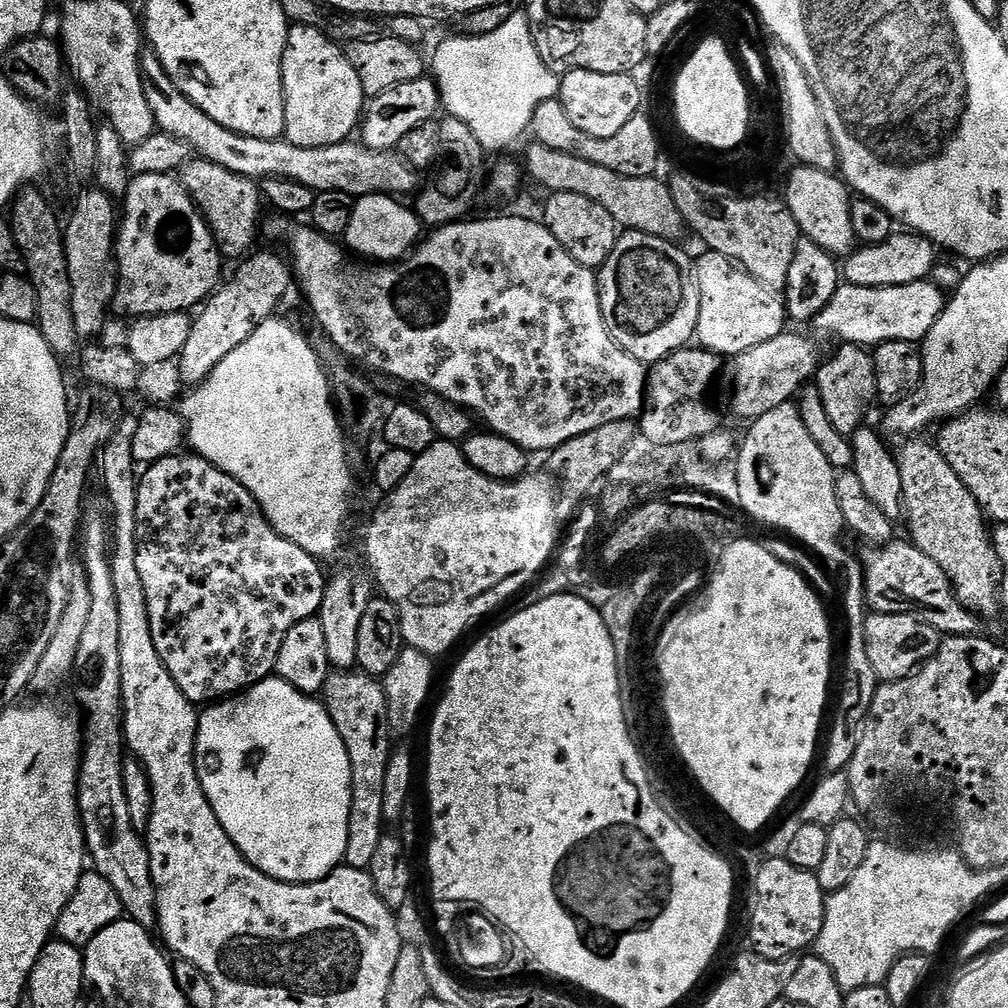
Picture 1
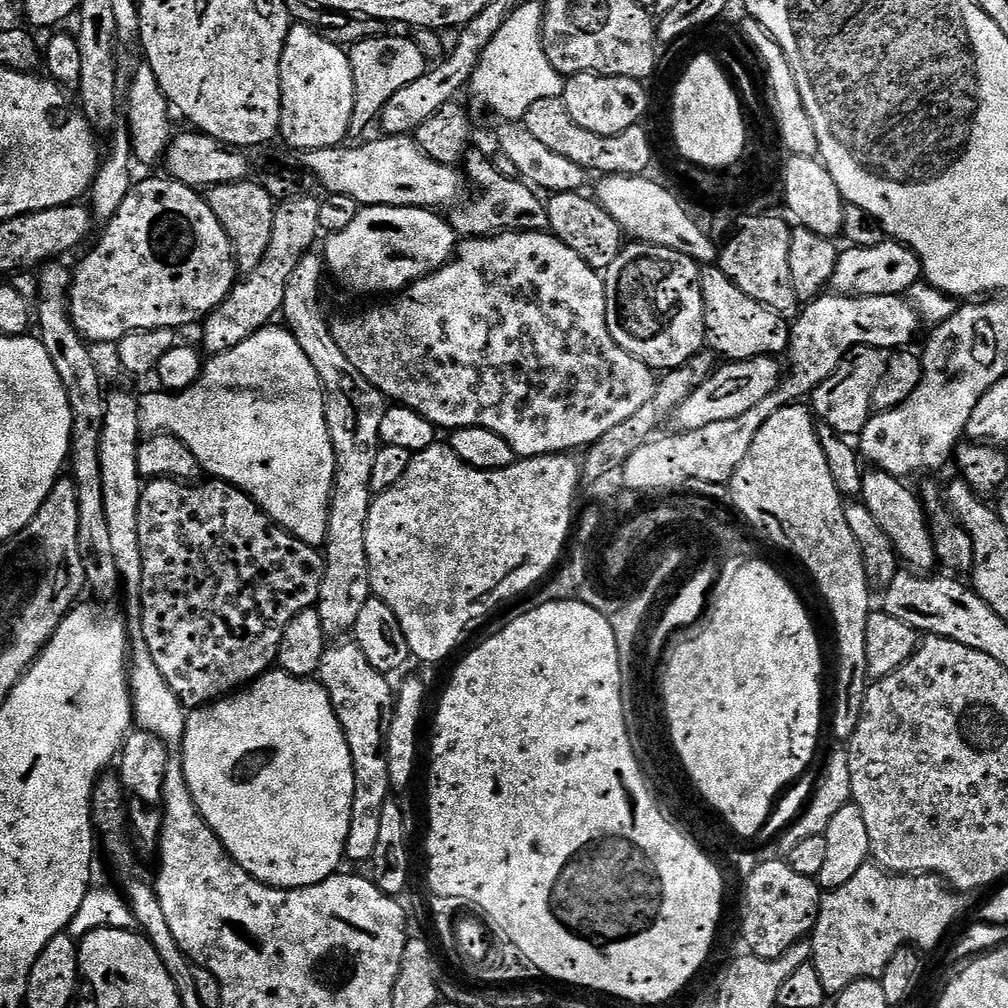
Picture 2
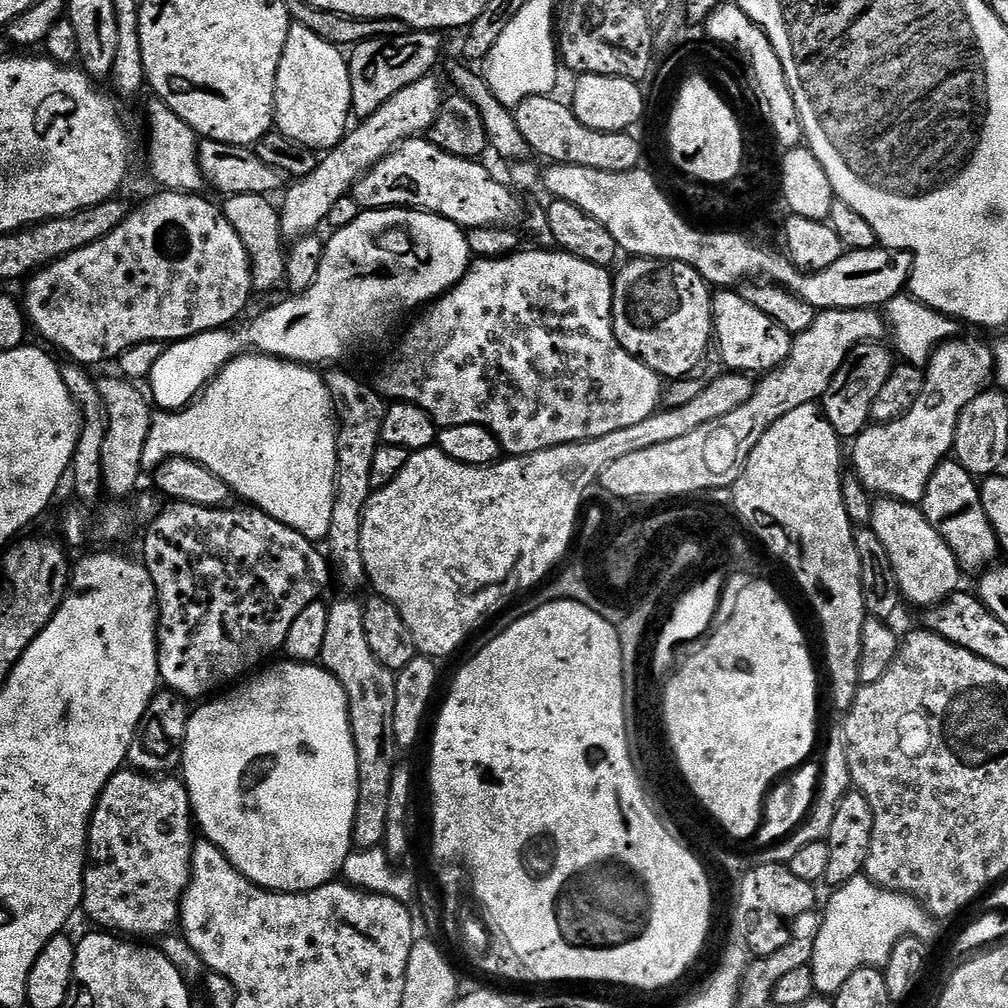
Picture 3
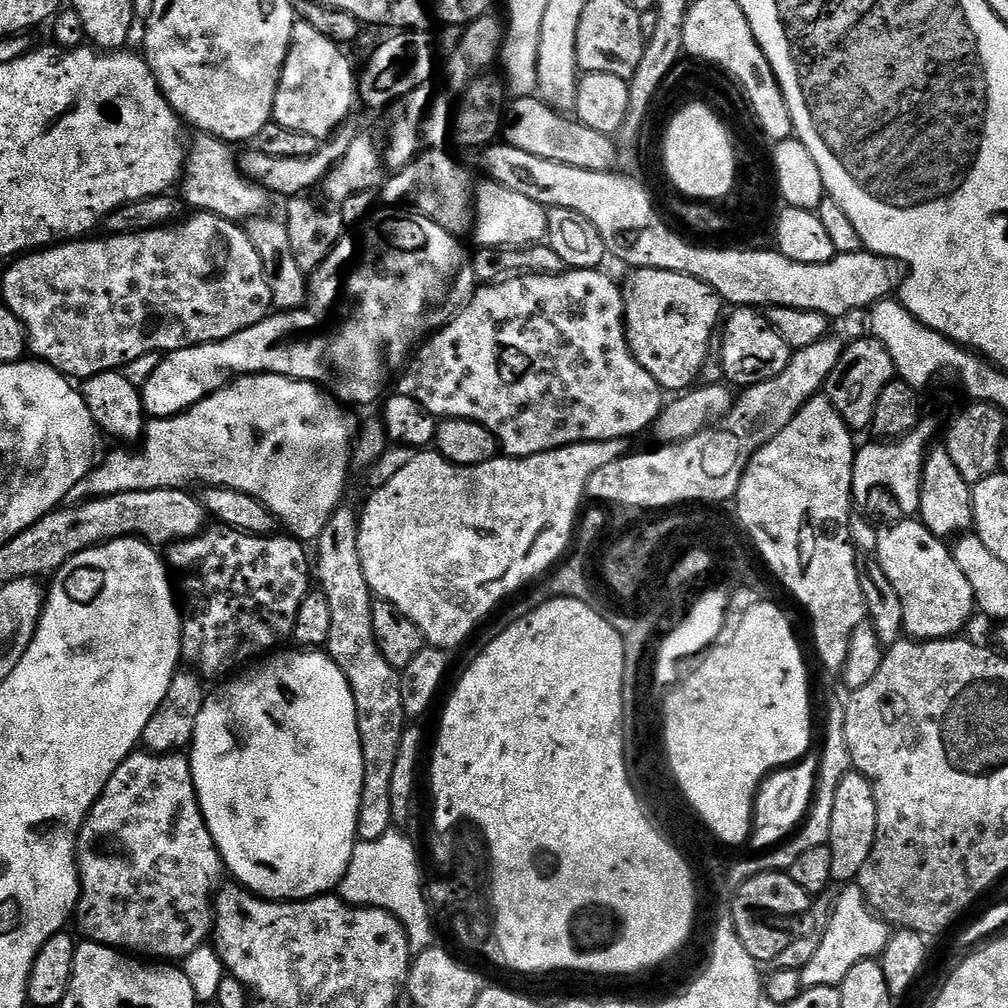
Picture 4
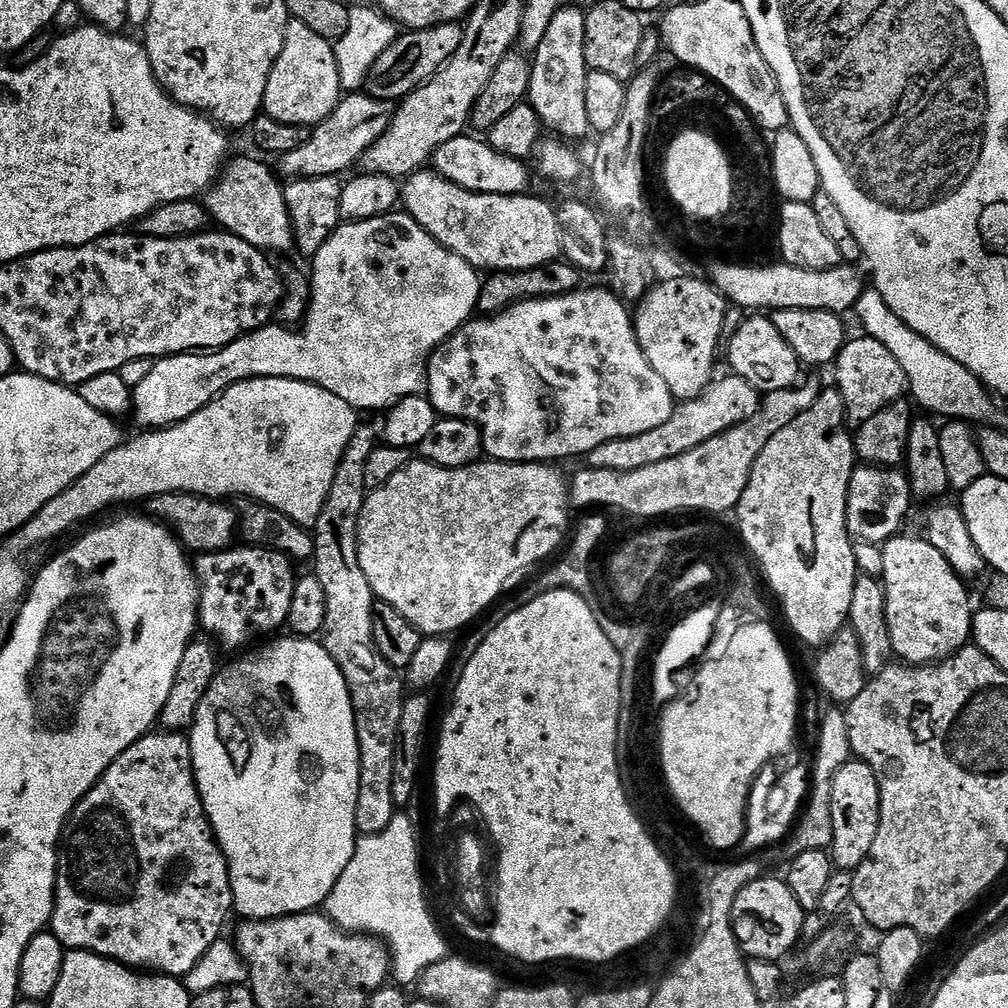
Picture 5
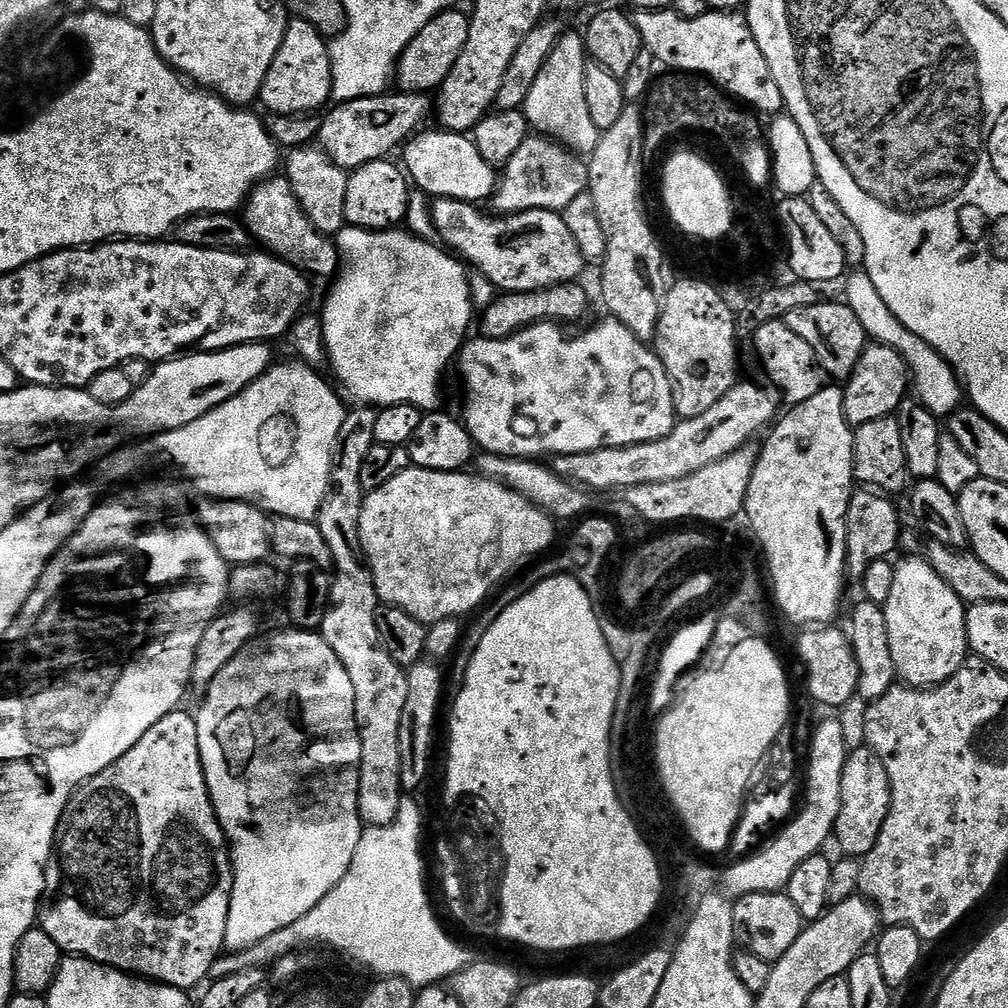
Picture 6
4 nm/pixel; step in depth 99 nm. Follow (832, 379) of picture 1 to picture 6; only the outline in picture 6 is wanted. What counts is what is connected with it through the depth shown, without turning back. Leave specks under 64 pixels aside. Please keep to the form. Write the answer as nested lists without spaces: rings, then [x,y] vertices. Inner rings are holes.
[[[869,343],[852,368],[852,375],[843,385],[844,416],[853,426],[891,416],[905,403],[904,391],[907,388],[909,391],[910,373],[904,359],[885,344]]]

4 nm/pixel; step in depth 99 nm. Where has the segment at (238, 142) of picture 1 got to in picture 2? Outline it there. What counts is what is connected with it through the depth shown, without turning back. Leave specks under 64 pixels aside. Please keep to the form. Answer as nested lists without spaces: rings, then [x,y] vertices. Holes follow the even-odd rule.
[[[381,135],[379,139],[361,148],[341,146],[300,152],[299,163],[321,189],[325,188],[325,193],[346,194],[346,198],[354,198],[361,206],[440,210],[443,204],[451,205],[457,199],[460,176],[453,165],[434,162],[416,145],[411,135]]]

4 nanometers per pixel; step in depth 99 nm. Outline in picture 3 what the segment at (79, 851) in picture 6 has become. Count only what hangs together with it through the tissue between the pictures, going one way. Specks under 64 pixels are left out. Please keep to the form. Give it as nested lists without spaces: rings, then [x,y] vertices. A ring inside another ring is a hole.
[[[121,770],[106,782],[100,797],[96,799],[96,808],[92,811],[92,818],[88,822],[88,862],[84,866],[84,899],[82,912],[85,912],[93,920],[95,927],[107,930],[112,934],[123,934],[128,938],[144,938],[140,936],[157,936],[163,938],[173,931],[180,923],[180,900],[188,888],[192,877],[192,845],[194,843],[194,813],[192,803],[188,797],[188,787],[183,779],[173,778],[164,774],[145,774],[135,770]]]

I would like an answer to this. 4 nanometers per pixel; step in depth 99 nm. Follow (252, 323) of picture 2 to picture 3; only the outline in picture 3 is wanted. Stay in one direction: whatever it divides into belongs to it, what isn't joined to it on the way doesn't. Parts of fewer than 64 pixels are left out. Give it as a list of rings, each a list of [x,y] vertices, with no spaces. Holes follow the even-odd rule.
[[[424,74],[413,79],[416,81],[405,88],[397,87],[397,92],[393,96],[391,93],[373,116],[363,117],[357,128],[355,125],[344,135],[339,146],[327,149],[319,157],[314,171],[287,185],[283,193],[284,201],[279,201],[278,204],[280,229],[285,241],[295,242],[303,236],[313,235],[317,231],[316,227],[327,221],[330,210],[338,203],[338,198],[351,193],[356,181],[362,179],[373,166],[382,162],[382,158],[399,148],[405,140],[420,138],[427,133],[434,118],[438,118],[446,99],[446,92],[440,89],[440,84],[434,77],[432,74]]]

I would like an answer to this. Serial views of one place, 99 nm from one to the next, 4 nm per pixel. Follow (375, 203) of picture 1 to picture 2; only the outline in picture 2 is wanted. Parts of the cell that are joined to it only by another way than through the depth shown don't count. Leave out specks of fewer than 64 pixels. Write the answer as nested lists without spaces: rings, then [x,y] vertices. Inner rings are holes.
[[[394,206],[361,207],[358,218],[346,226],[346,230],[331,233],[328,245],[322,248],[327,271],[344,288],[352,292],[399,293],[408,285],[421,280],[430,272],[453,259],[458,248],[458,237],[443,215],[426,208],[395,208]]]

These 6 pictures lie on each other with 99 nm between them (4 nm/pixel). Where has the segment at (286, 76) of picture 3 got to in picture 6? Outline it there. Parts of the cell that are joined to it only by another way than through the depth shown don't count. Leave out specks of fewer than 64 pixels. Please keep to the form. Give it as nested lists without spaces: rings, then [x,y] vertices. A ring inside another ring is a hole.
[[[289,19],[282,46],[278,54],[274,54],[270,70],[266,70],[266,78],[258,97],[259,103],[264,103],[269,113],[291,116],[319,113],[319,108],[323,109],[332,100],[332,67],[328,45],[329,41],[320,36],[318,30],[310,26],[310,22]]]

